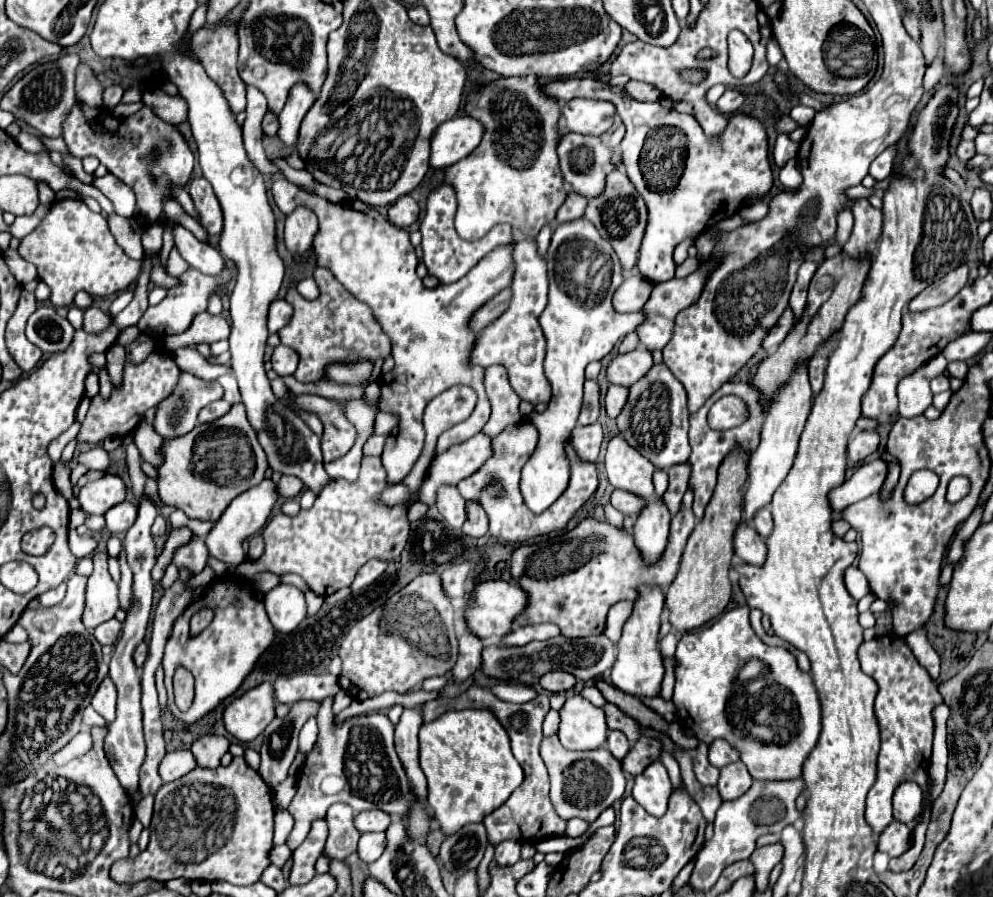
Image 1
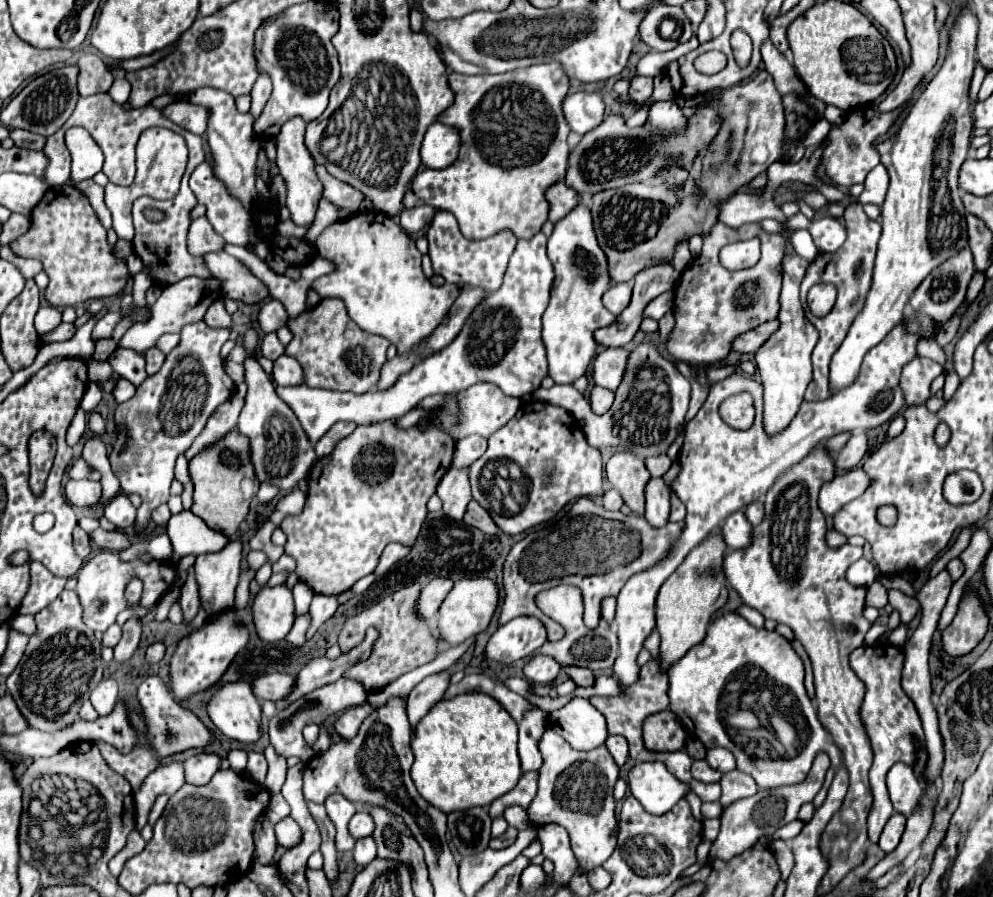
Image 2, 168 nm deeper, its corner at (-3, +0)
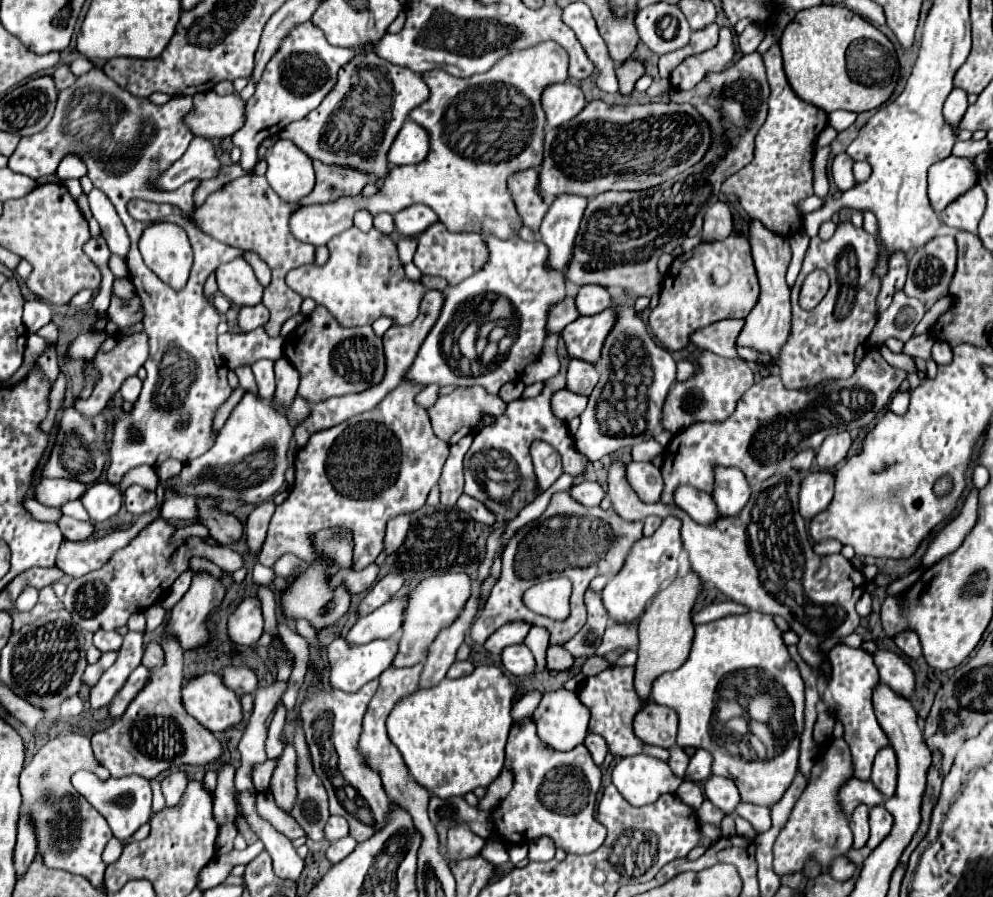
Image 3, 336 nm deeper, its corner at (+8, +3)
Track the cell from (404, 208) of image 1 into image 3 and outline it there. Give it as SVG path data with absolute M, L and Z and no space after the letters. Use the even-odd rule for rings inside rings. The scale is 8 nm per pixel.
M425 205L407 207L407 209L403 209L401 213L395 215L395 227L405 237L419 235L427 227L431 227L433 223L437 223L437 215L433 213L433 209L429 209Z

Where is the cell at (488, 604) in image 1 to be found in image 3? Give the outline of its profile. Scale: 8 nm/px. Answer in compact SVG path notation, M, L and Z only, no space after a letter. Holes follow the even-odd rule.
M445 573L423 579L407 597L403 635L399 639L399 653L395 657L393 667L411 667L415 663L421 663L439 631L449 627L449 623L457 619L457 615L465 607L465 601L469 599L469 593L471 593L471 579L465 573Z

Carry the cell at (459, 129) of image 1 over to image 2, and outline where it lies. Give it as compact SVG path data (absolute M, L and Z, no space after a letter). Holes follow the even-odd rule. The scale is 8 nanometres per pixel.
M434 122L422 142L420 158L426 168L448 168L460 154L460 130Z

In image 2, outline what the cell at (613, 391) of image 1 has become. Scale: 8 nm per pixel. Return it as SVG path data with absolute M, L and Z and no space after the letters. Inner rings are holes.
M594 386L592 394L590 394L590 406L596 414L606 414L612 406L612 398L616 398L616 394L612 390L604 390L602 386Z

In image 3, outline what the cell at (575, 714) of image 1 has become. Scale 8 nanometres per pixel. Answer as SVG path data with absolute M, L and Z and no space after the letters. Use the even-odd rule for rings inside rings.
M551 691L551 693L543 693L537 709L531 715L535 727L537 727L537 735L543 739L543 743L547 743L549 747L557 749L557 751L571 751L573 747L581 745L585 735L587 735L587 725L589 725L589 709L577 699L575 693L571 691Z

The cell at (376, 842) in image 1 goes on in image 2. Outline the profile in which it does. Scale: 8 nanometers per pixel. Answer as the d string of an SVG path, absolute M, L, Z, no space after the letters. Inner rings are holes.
M372 836L368 838L360 838L354 846L354 860L360 866L366 866L368 862L372 862L376 858L376 842Z

